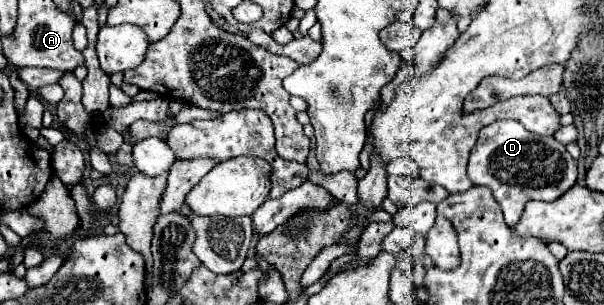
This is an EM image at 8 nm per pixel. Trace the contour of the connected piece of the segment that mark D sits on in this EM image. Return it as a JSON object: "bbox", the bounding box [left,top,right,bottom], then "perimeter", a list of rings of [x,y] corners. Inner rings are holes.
{"bbox":[468,121,576,227],"perimeter":[[[496,121],[480,131],[470,155],[468,177],[474,185],[492,189],[504,221],[512,227],[520,219],[526,201],[554,201],[576,183],[576,161],[554,137],[534,135],[518,121]]]}

